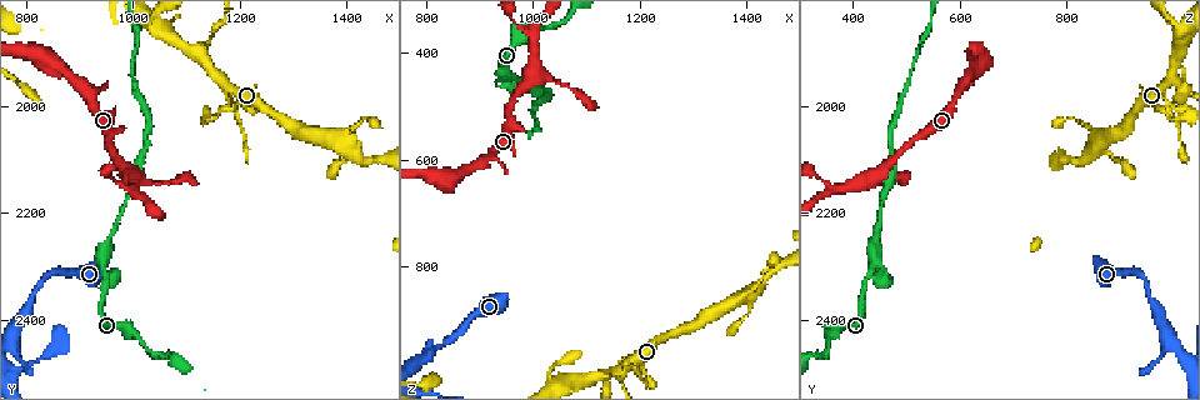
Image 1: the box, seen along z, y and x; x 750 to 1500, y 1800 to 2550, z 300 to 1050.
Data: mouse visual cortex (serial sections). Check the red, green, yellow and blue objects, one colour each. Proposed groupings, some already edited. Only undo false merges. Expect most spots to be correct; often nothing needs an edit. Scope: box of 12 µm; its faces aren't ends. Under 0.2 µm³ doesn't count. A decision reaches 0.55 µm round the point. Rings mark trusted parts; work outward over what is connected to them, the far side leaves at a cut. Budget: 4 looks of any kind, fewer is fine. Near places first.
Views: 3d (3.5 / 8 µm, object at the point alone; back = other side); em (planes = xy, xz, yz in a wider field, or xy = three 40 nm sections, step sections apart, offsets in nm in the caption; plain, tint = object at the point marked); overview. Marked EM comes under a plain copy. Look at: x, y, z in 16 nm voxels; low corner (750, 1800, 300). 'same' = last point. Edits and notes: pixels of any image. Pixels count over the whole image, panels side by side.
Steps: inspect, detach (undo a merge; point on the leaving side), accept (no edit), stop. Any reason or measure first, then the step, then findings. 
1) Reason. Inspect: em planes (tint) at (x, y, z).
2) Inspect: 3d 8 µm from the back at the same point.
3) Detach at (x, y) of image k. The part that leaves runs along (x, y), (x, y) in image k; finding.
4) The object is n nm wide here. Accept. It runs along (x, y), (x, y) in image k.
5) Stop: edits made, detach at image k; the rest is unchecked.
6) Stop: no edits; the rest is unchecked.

Small branch off a trunk. Inspect: 3d 3.5 µm at (1120, 1900, 1005).

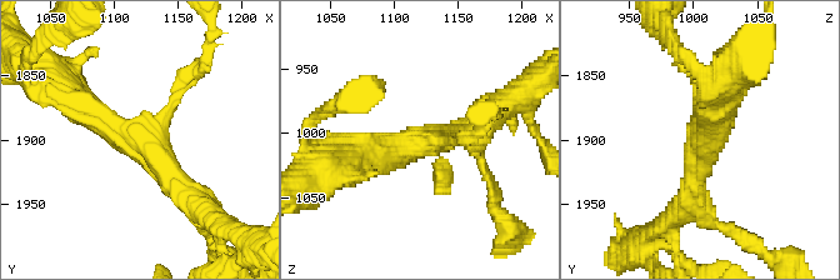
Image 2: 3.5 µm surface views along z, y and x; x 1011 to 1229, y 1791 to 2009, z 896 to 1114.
3 arms meet here; the arms are 150, 350, 400 nm wide. Inspect: em xy step 1 (tint) at (1122, 1900, 1006).

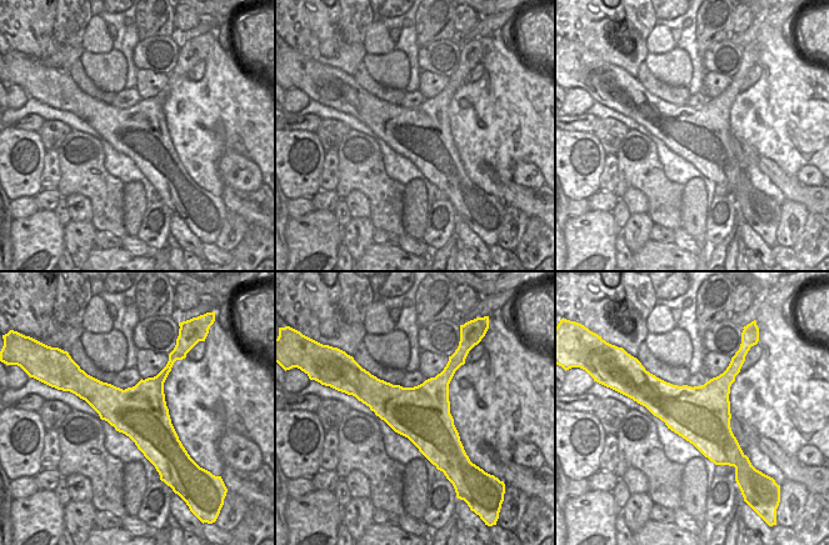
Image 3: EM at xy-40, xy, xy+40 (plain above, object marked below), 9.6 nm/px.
Accept. It runs along (198, 205), (140, 136), (75, 101) in image 2; all the same cell.

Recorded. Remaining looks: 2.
Thin arm on a thick one. Inspect: 3d 3.5 µm at (1005, 2155, 370).

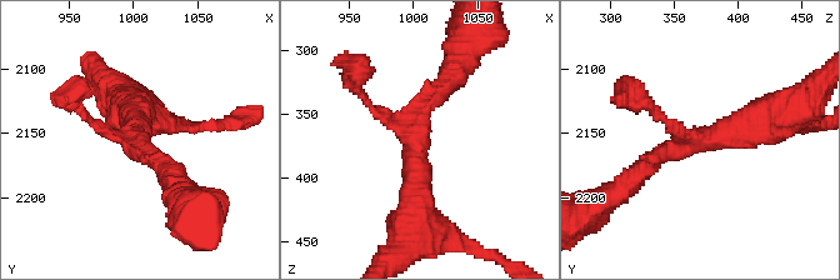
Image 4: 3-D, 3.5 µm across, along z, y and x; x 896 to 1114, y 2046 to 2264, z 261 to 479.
3 arms meet here; the arms are 100, 200, 400 nm wide; now the EM. Inspect: em xy step 1 (tint) at (1002, 2156, 370).

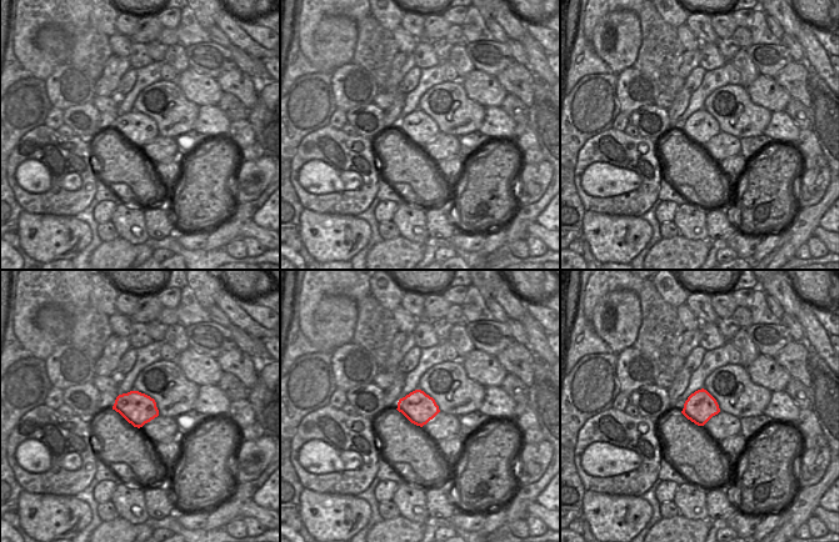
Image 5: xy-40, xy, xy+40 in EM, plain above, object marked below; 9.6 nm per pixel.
Accept. It runs along (775, 114), (689, 140), (638, 175) in image 4; all the same cell.

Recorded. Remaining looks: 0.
Stop: no edits; the rest is unchecked.

